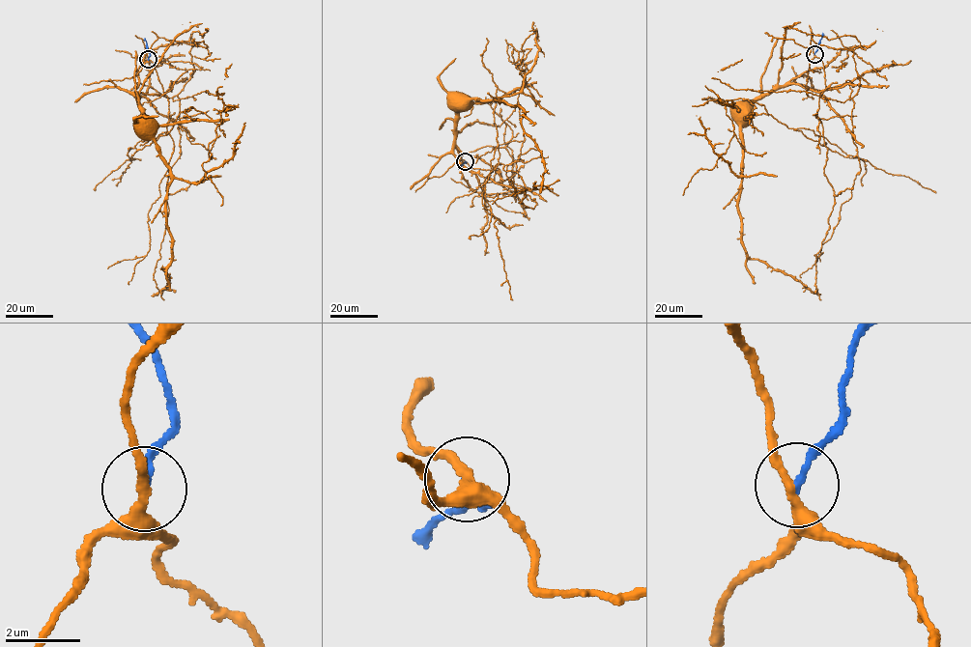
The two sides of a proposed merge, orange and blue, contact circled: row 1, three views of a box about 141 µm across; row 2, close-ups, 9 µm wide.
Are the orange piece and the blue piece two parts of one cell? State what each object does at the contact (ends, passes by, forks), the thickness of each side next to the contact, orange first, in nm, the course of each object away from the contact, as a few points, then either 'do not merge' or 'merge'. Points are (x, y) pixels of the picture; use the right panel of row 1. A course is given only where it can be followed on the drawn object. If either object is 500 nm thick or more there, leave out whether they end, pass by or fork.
orange passes by | blue ends | 280/180 nm | orange via (813, 54), (823, 66), (823, 91), (789, 84), (783, 85), (759, 96), (736, 117) | blue via (814, 53), (822, 33) | do not merge

